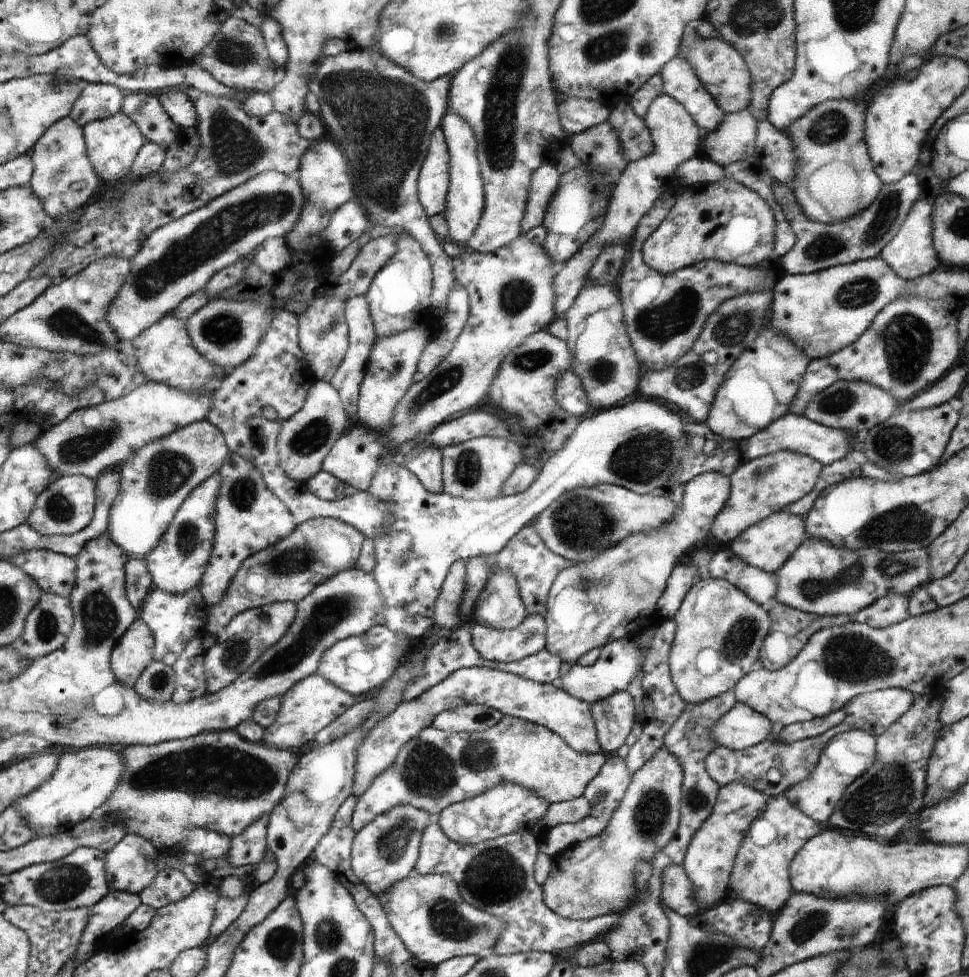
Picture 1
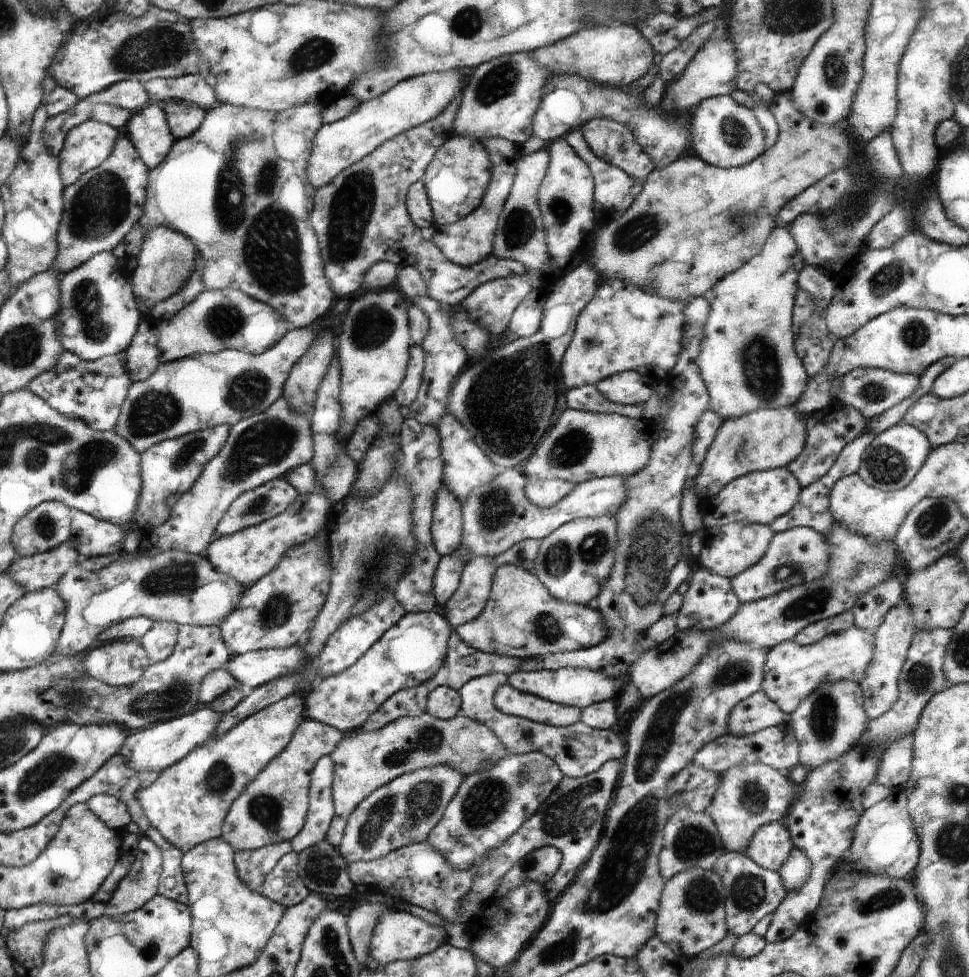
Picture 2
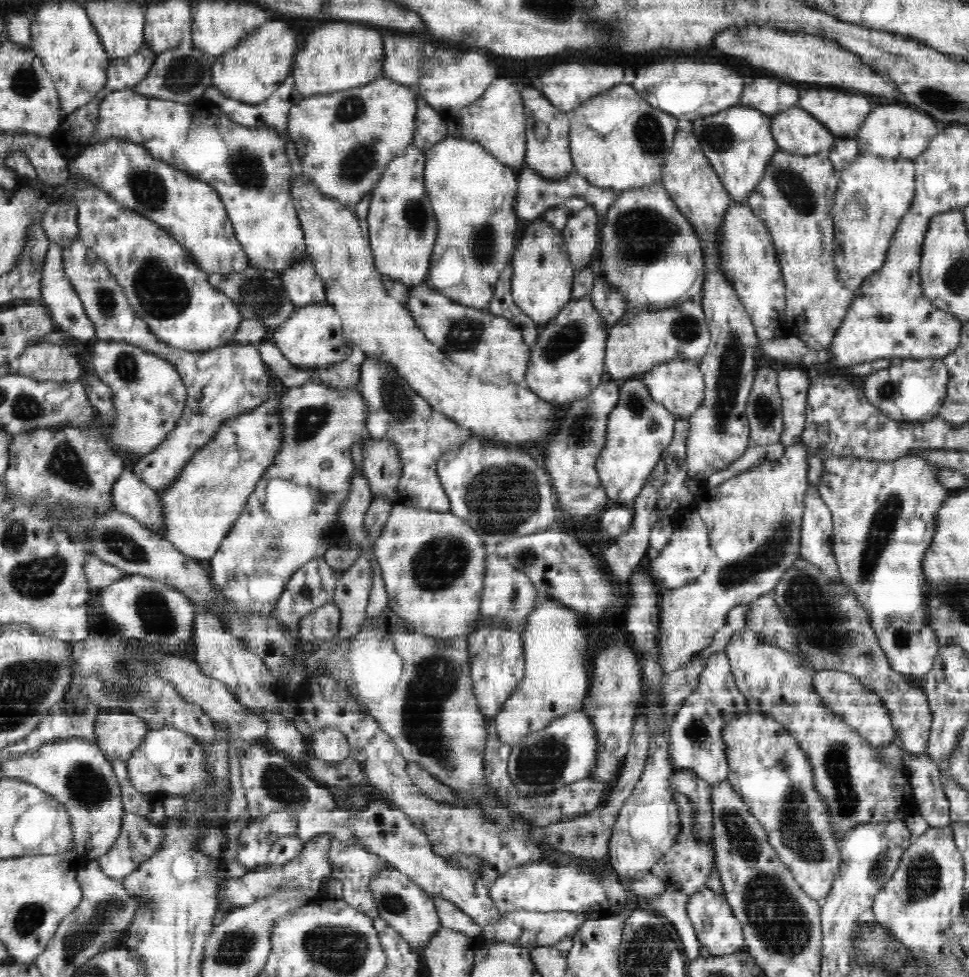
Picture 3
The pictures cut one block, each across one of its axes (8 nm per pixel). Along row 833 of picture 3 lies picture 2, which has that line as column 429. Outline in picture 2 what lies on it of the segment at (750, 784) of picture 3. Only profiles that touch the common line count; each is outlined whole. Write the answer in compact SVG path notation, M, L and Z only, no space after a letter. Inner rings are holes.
M438 765L403 774L376 789L376 794L368 802L361 802L360 810L348 818L348 834L344 834L344 842L339 846L341 855L348 863L368 862L384 858L400 847L426 841L464 777L451 766Z

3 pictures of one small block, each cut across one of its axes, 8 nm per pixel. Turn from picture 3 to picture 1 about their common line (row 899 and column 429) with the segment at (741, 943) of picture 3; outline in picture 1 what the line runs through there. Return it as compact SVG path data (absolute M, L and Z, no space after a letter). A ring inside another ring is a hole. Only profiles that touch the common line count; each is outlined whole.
M469 667L451 673L444 681L432 686L414 700L399 703L384 720L371 726L370 732L356 750L354 787L351 794L357 799L362 797L371 788L372 782L380 774L387 772L412 738L418 737L424 729L432 726L433 719L441 713L462 703L488 706L498 710L503 716L509 715L547 727L558 734L572 750L584 754L603 753L590 703L572 697L556 684L530 682L519 675L487 667Z

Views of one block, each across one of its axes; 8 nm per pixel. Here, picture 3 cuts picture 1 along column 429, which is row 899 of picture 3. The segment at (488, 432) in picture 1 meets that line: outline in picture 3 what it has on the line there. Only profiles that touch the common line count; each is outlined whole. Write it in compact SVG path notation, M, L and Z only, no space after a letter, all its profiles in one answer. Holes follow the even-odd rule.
M439 897L434 898L437 912L440 916L441 927L461 931L469 938L482 936L483 928L480 927L468 914L460 910L456 904Z

